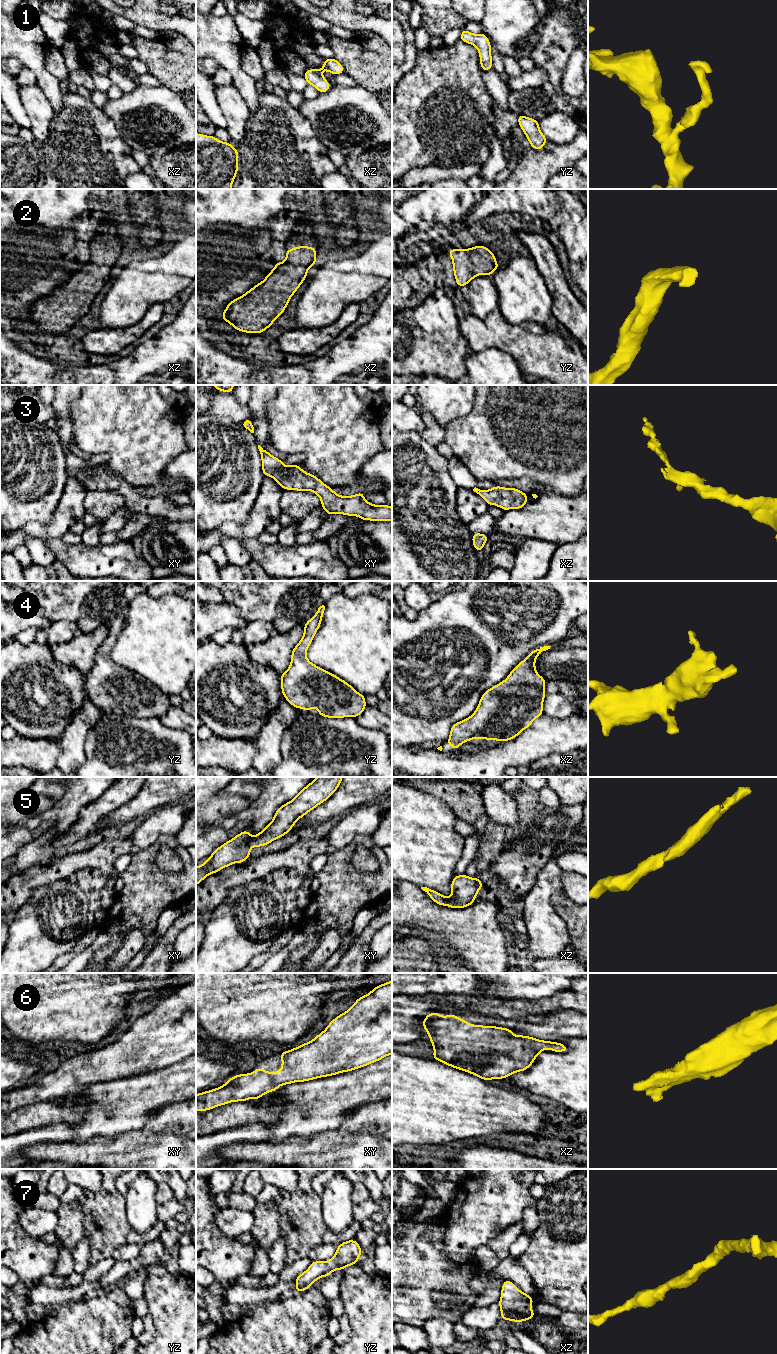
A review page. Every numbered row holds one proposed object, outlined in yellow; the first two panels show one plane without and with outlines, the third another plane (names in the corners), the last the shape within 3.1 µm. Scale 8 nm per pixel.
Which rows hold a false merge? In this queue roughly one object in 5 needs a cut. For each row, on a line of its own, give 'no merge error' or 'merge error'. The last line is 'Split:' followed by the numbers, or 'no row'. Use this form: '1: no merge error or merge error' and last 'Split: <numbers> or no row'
1: no merge error
2: no merge error
3: no merge error
4: no merge error
5: no merge error
6: no merge error
7: no merge error
Split: no row

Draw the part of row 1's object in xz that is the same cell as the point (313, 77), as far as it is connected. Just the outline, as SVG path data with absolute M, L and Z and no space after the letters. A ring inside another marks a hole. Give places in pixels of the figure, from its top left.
M335 58L325 59L322 68L307 70L303 75L304 78L306 79L307 83L314 86L319 91L319 93L325 93L331 87L331 84L329 84L323 77L321 73L322 70L326 70L333 75L343 74L345 71L341 63Z

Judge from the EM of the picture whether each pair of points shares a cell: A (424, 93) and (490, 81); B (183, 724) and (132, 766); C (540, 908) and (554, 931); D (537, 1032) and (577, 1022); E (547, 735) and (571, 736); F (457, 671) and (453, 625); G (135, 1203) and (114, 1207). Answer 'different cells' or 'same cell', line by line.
A: different cells
B: different cells
C: same cell
D: same cell
E: same cell
F: same cell
G: different cells

